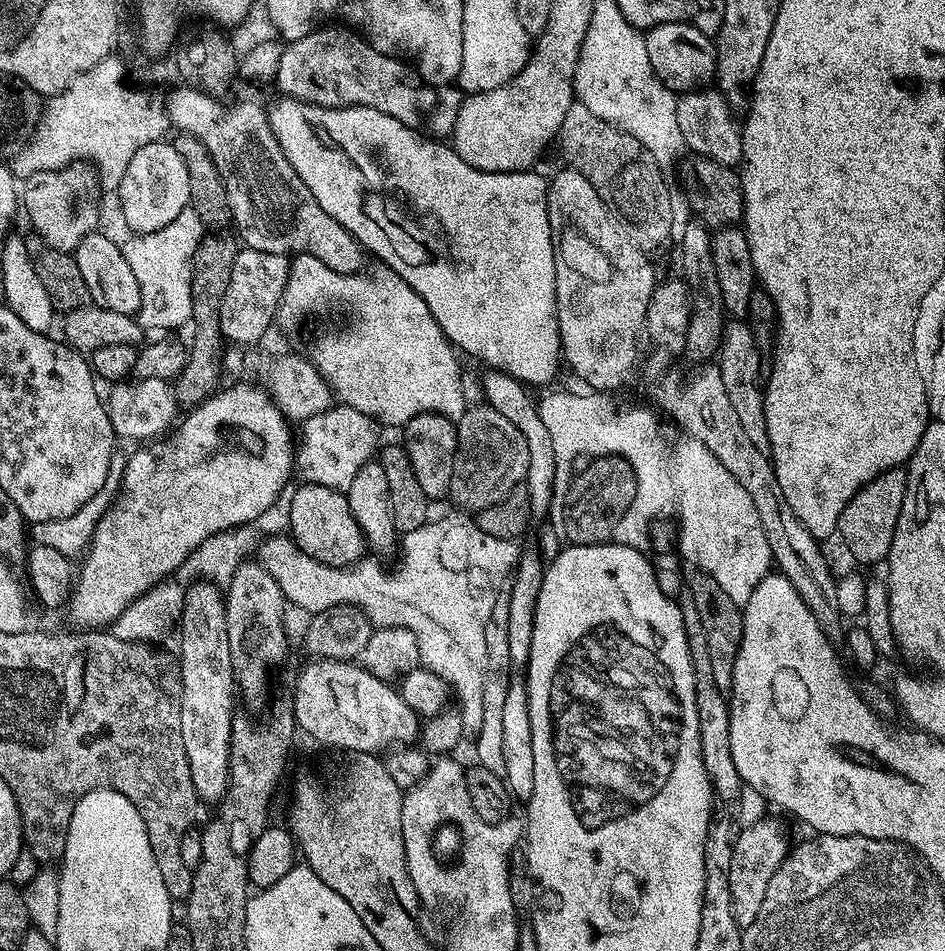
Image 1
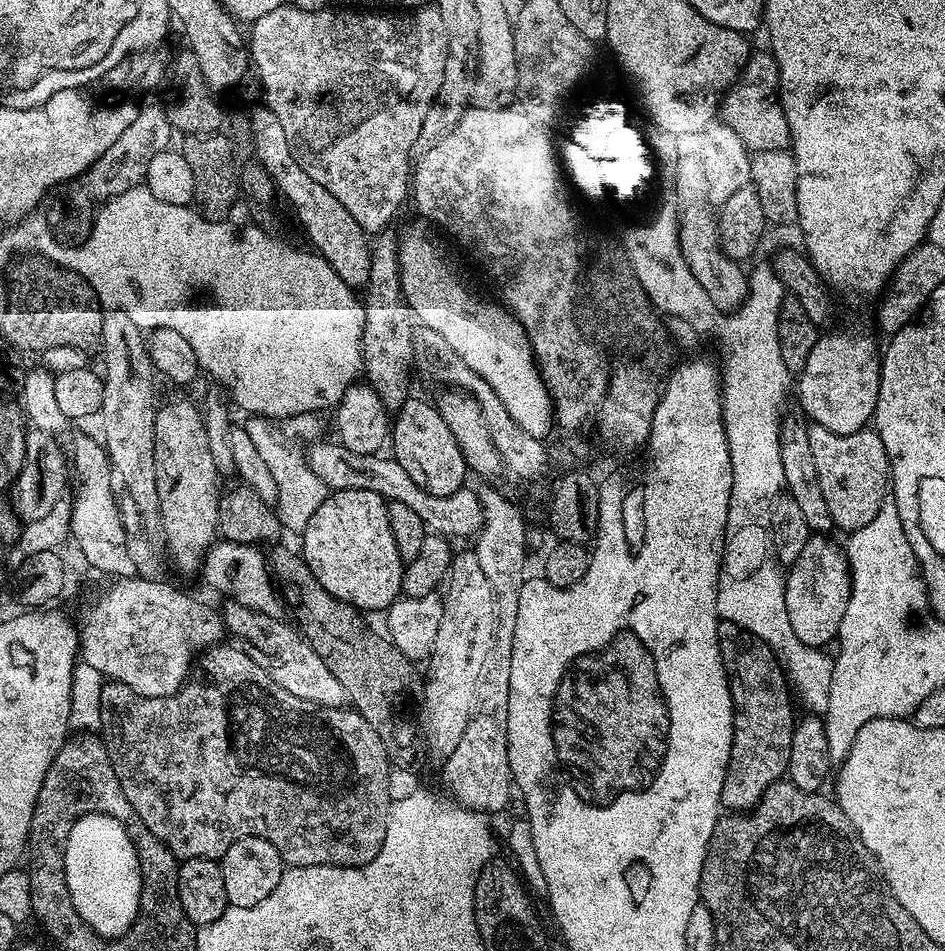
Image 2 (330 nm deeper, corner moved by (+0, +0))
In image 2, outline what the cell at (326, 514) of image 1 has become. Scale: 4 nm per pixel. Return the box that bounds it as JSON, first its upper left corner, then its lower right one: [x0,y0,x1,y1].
[302,490,405,613]

